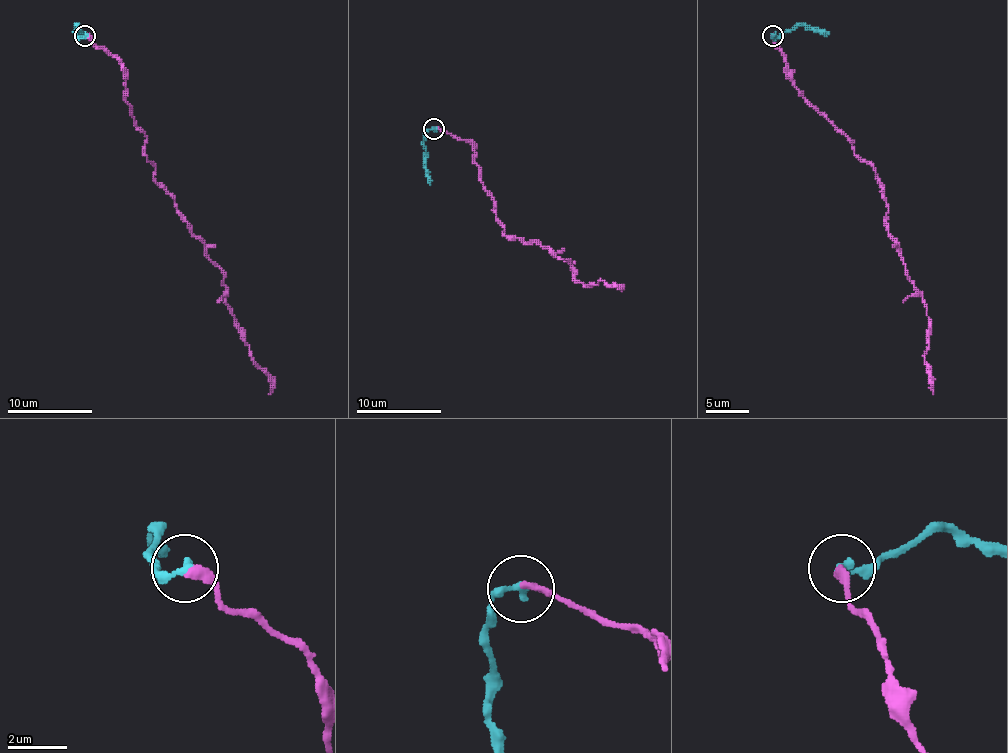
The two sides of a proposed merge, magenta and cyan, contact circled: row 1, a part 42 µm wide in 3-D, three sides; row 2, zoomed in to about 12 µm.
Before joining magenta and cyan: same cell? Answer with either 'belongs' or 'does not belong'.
belongs

